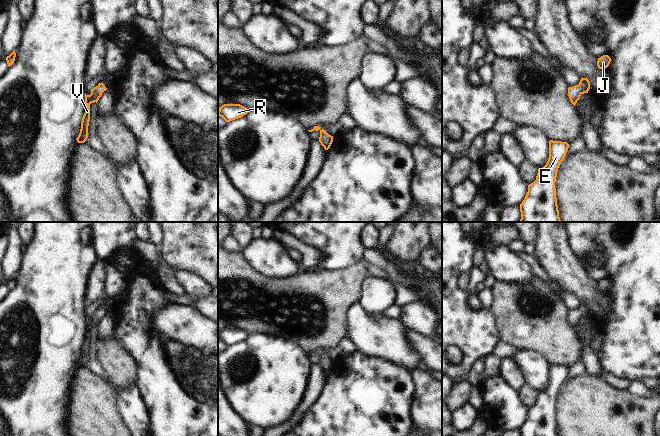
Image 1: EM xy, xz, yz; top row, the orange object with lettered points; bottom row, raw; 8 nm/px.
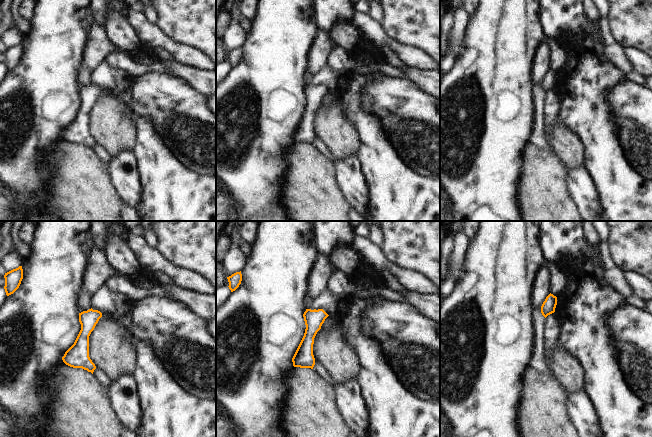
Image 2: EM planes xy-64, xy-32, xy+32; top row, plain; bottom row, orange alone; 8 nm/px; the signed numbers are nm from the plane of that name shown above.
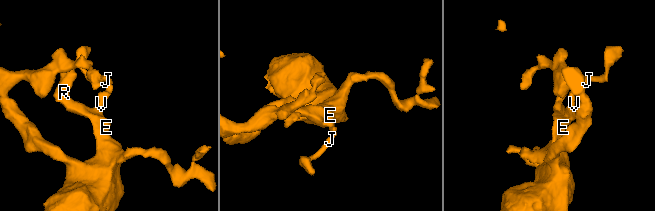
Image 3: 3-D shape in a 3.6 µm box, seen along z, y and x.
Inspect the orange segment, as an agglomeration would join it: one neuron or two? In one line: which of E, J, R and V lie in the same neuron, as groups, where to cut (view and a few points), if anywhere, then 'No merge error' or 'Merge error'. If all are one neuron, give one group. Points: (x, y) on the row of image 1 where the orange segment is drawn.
Groups: E J R V. No split. No merge error

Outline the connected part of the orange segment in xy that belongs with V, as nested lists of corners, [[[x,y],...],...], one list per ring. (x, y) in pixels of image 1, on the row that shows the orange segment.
[[[99,83],[96,87],[91,89],[91,94],[87,95],[85,93],[85,113],[83,115],[81,121],[81,129],[78,137],[76,138],[78,143],[84,143],[88,138],[88,126],[90,121],[90,104],[94,102],[98,102],[99,98],[101,97],[102,93],[106,91],[107,88],[103,83]]]

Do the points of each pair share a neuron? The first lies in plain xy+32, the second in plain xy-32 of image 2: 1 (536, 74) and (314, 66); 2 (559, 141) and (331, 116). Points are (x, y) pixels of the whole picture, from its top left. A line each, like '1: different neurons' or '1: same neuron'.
1: same neuron
2: same neuron

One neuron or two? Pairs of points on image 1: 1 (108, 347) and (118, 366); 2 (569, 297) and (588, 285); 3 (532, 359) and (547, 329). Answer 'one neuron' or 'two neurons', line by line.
1: one neuron
2: two neurons
3: two neurons

